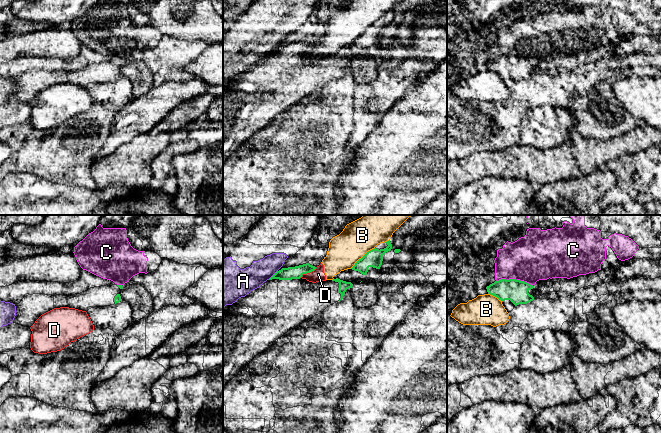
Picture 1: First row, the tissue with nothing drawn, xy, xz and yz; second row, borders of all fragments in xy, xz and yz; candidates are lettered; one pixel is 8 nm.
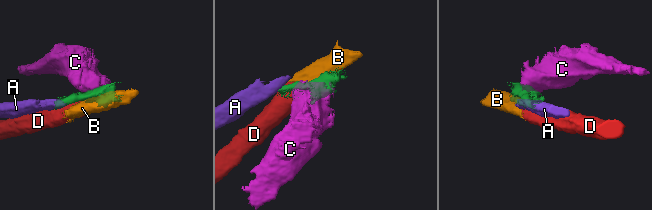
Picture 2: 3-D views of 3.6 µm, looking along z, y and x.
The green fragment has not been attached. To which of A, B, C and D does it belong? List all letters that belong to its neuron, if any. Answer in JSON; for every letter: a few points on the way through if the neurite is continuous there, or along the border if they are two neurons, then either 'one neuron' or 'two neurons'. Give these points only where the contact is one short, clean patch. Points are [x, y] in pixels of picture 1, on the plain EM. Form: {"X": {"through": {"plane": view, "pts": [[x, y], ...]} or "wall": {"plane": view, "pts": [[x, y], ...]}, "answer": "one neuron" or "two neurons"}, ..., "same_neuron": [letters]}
{"A": {"wall": {"plane": "xz", "pts": [[277, 46], [268, 55]]}, "answer": "two neurons"}, "B": {"answer": "two neurons"}, "C": {"answer": "two neurons"}, "D": {"wall": {"plane": "xz", "pts": [[316, 43], [300, 53]]}, "answer": "two neurons"}, "same_neuron": []}

